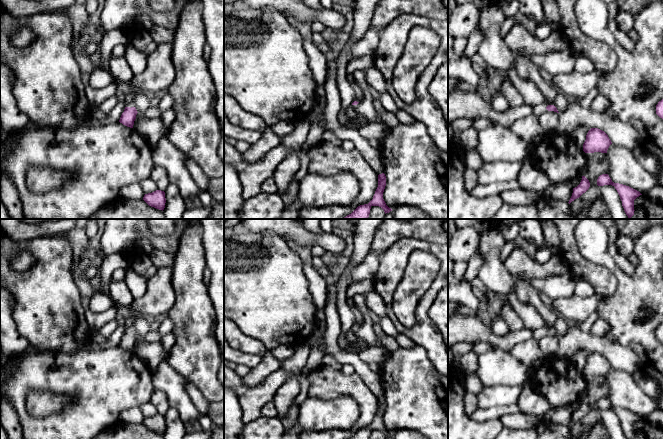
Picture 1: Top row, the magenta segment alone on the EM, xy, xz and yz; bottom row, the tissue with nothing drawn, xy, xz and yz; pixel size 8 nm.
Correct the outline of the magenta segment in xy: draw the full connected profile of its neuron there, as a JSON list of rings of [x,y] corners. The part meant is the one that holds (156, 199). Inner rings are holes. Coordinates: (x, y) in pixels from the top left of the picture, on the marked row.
[[[156,190],[152,193],[145,194],[143,200],[151,207],[159,210],[164,210],[166,198],[165,192],[161,190]]]

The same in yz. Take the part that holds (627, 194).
[[[602,174],[597,179],[598,186],[612,185],[617,190],[622,206],[628,218],[630,219],[634,215],[634,200],[642,195],[639,191],[619,183],[614,183],[608,174]]]

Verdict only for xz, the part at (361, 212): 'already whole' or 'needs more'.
already whole

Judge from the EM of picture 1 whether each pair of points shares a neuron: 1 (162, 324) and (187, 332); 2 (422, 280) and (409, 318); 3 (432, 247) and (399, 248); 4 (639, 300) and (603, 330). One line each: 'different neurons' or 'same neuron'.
1: different neurons
2: same neuron
3: same neuron
4: different neurons

